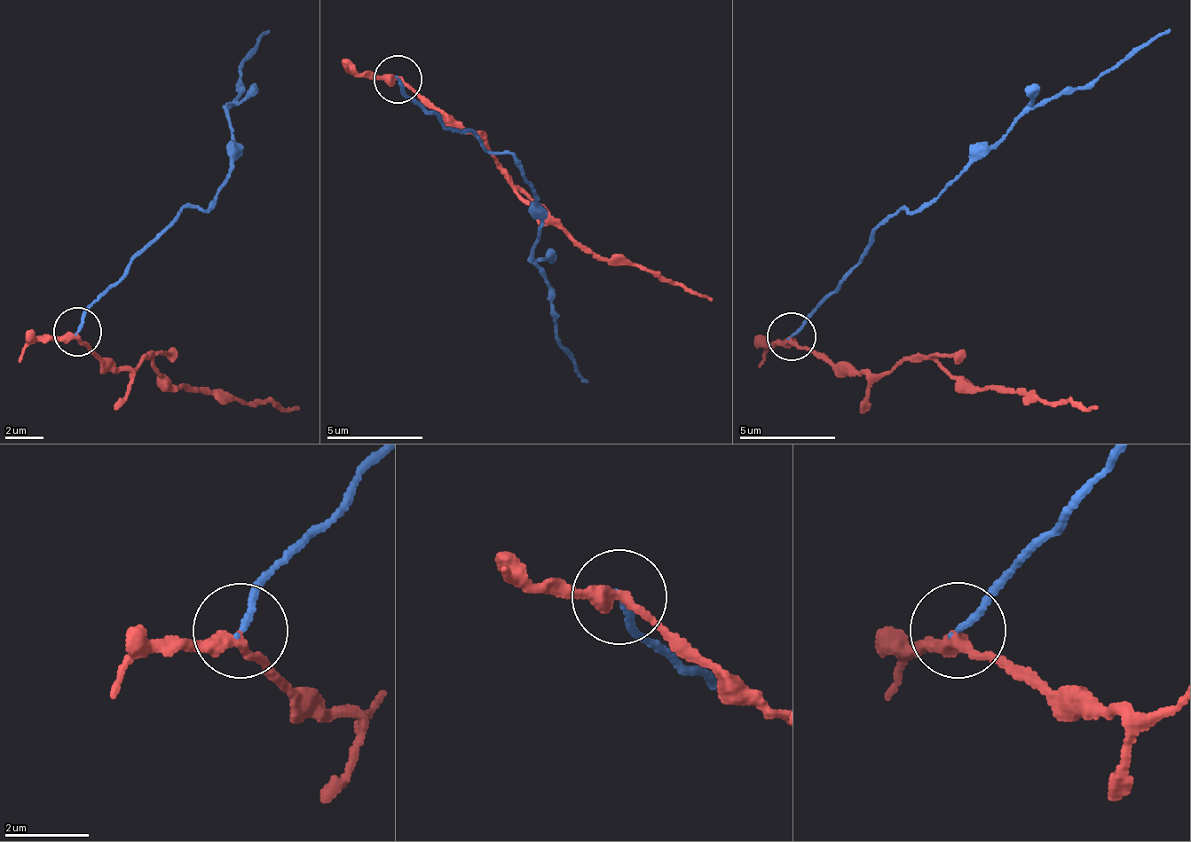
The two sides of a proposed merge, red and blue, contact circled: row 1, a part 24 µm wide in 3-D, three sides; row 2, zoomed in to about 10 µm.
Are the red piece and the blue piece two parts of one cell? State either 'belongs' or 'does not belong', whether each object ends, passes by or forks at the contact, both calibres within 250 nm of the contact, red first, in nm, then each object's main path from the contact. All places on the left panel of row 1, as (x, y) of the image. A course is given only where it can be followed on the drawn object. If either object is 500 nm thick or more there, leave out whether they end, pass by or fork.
does not belong; red passes by; blue ends there; 280 nm thick on the red side, 140 nm on the other; red runs (76, 333), (99, 357), (134, 372), (151, 358), (174, 388), (193, 388), (246, 403), (299, 408); blue runs (76, 333), (106, 290), (178, 213), (204, 208), (235, 137), (227, 114), (240, 90), (239, 71), (271, 28)

